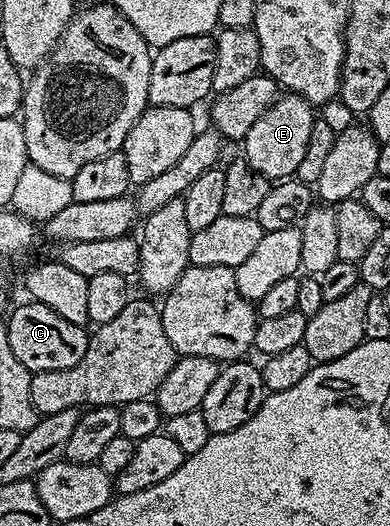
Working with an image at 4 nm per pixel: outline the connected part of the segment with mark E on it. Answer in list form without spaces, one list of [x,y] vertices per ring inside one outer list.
[[[278,95],[275,103],[263,114],[263,118],[258,118],[255,126],[251,126],[251,131],[246,134],[243,159],[271,182],[292,177],[299,170],[299,162],[303,162],[307,142],[311,139],[311,126],[315,119],[313,112],[314,105],[308,104],[302,96]]]

